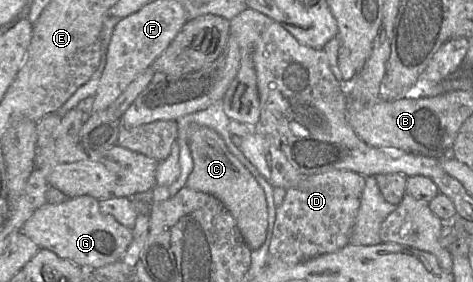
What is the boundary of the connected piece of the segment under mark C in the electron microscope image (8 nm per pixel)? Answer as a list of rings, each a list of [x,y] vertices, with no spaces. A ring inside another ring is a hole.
[[[199,126],[192,129],[188,145],[193,170],[185,187],[206,193],[220,200],[233,216],[248,247],[254,251],[261,247],[267,236],[268,211],[265,194],[256,179],[228,150],[223,139],[212,129]]]

